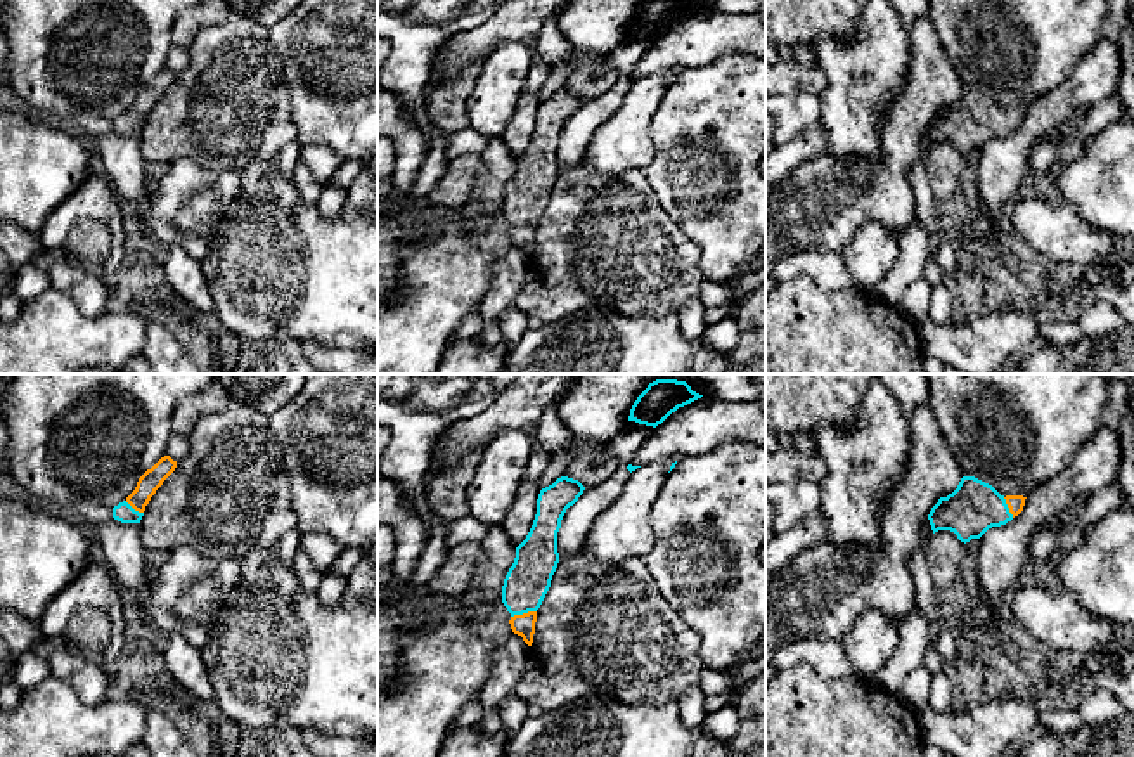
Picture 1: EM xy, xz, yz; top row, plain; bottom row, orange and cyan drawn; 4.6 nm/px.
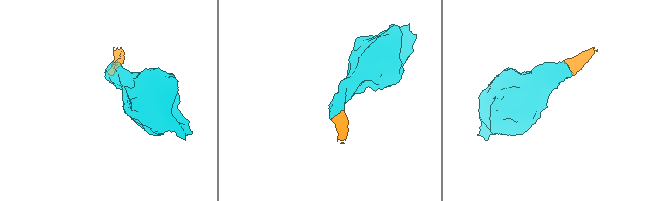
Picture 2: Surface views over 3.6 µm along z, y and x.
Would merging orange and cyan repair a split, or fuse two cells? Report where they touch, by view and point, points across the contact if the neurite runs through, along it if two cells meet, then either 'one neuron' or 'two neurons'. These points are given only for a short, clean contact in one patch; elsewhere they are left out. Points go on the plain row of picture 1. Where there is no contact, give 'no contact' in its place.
contact xz (523, 226); way xz (523, 238), (523, 226), (523, 201), (527, 194); one neuron

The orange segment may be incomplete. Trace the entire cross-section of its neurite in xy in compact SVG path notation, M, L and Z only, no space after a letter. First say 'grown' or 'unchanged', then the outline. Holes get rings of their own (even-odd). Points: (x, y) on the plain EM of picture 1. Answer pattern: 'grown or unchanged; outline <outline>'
grown; outline M170 68L161 69L139 90L135 102L123 114L113 120L113 130L121 135L140 135L151 109L175 83L175 80L177 73Z

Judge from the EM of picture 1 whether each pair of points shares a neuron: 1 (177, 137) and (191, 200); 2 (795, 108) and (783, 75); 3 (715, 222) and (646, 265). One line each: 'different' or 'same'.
1: different
2: different
3: different

